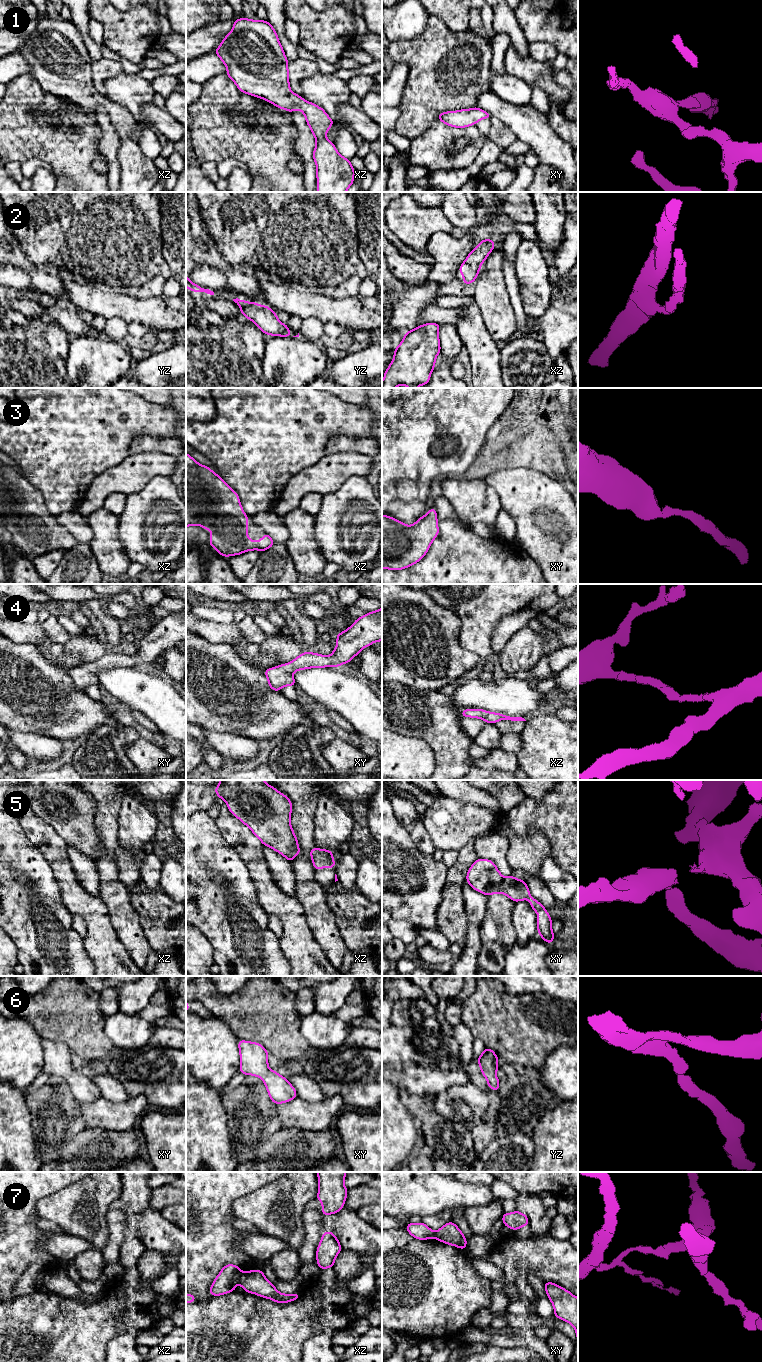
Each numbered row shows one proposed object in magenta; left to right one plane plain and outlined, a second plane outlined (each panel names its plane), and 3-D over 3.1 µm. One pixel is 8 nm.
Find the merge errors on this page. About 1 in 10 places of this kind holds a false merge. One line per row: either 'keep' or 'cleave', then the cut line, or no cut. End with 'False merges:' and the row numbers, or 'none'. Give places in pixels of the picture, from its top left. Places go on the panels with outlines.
1: keep; no cut
2: keep; no cut
3: keep; no cut
4: keep; no cut
5: keep; no cut
6: keep; no cut
7: cleave; cut in xz along (243, 1272), (237, 1281)
False merges: 7

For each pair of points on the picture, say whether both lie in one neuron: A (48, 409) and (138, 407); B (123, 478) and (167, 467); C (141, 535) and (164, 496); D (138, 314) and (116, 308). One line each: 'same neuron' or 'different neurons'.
A: same neuron
B: same neuron
C: same neuron
D: same neuron

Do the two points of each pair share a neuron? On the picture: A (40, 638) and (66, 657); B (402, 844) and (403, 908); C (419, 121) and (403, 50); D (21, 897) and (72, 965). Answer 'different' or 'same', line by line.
A: same
B: same
C: same
D: same

